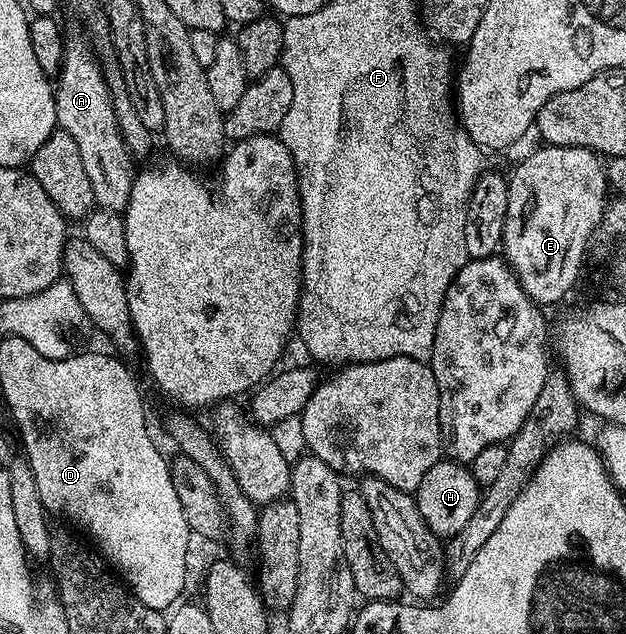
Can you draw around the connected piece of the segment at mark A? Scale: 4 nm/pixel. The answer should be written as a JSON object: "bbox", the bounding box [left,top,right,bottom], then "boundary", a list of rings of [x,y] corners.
{"bbox":[53,39,137,212],"boundary":[[[67,39],[67,48],[59,74],[53,83],[55,92],[55,122],[58,130],[69,133],[77,141],[81,162],[93,185],[93,197],[100,207],[122,212],[129,201],[137,174],[136,160],[121,137],[117,117],[113,113],[111,90],[103,76],[100,60],[83,39]]]}

